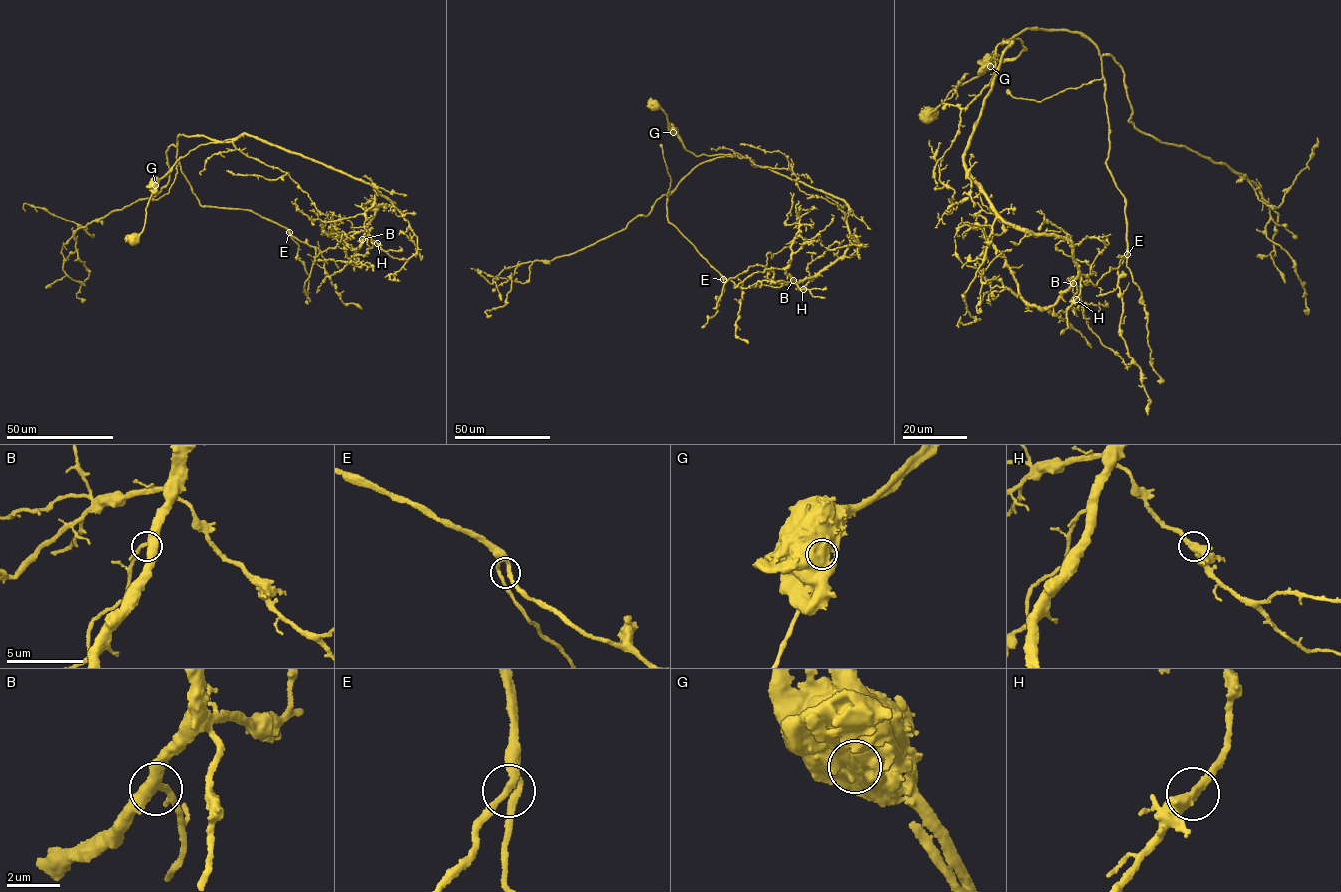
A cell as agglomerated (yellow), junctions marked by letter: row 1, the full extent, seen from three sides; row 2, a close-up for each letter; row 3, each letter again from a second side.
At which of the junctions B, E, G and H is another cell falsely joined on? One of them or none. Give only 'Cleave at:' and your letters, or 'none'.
Cleave at: G

